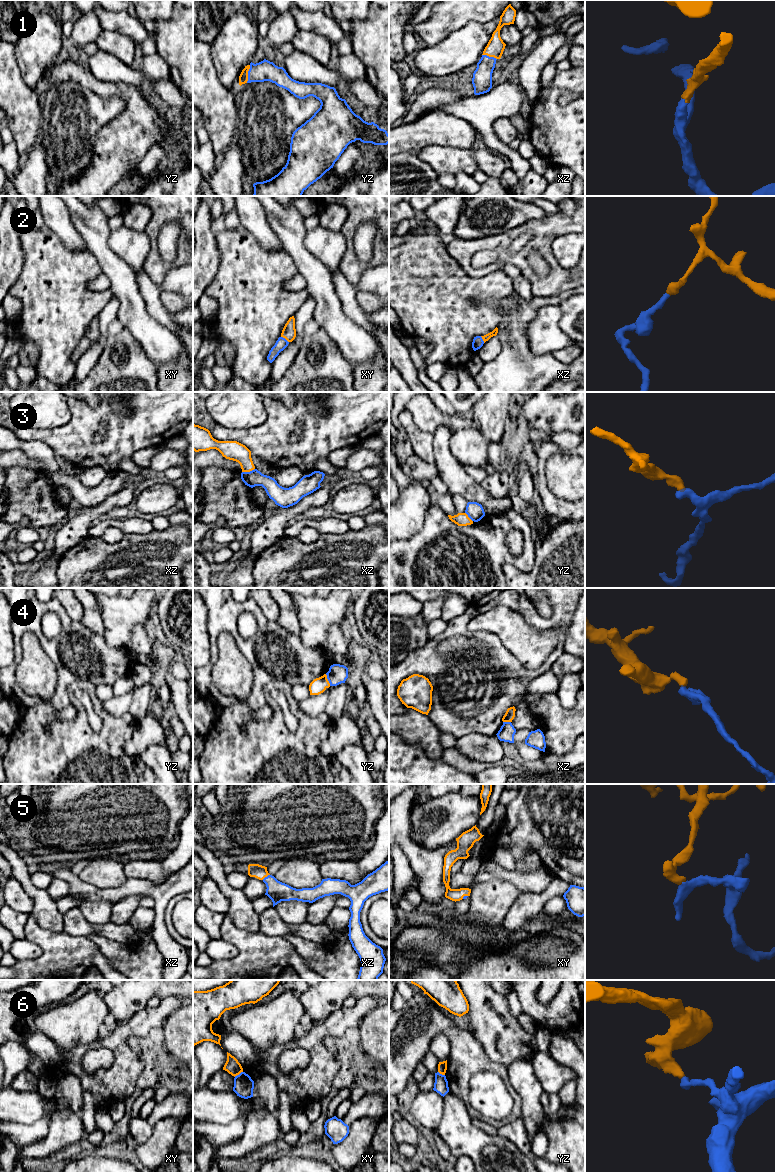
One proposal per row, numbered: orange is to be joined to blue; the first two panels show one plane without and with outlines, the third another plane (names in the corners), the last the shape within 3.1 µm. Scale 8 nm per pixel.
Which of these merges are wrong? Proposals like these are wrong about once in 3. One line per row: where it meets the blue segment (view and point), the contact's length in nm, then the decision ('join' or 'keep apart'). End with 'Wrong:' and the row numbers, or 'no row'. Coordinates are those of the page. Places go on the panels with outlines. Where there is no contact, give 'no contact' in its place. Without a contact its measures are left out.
1: yz (248, 74) | 150 nm | join
2: xy (285, 339) | 80 nm | keep apart
3: xz (248, 472) | 110 nm | keep apart
4: yz (328, 680) | 100 nm | keep apart
5: xz (265, 877) | 80 nm | join
6: xy (239, 1074) | 80 nm | keep apart
Wrong: 2, 3, 4, 6

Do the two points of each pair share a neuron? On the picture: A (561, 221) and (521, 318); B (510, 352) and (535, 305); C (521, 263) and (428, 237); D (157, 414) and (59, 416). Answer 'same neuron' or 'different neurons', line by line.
A: different neurons
B: same neuron
C: different neurons
D: different neurons

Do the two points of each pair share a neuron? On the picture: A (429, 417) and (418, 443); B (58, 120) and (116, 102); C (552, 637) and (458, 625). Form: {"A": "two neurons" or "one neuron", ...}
{"A": "two neurons", "B": "one neuron", "C": "two neurons"}

